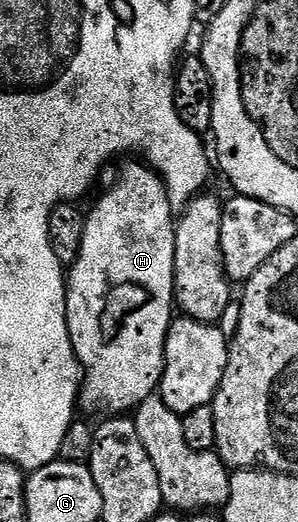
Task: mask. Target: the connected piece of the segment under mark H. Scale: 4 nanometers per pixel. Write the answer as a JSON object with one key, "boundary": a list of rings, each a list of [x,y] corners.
{"boundary":[[[147,162],[128,163],[120,171],[120,176],[112,183],[112,188],[87,212],[82,233],[82,249],[75,263],[71,264],[66,275],[68,296],[66,297],[66,313],[68,314],[68,332],[74,345],[76,360],[80,363],[82,386],[78,396],[81,408],[93,411],[99,417],[120,417],[125,413],[135,412],[146,397],[157,394],[160,379],[164,376],[164,350],[166,337],[174,318],[174,237],[176,236],[176,219],[174,208],[163,179],[157,171],[152,170]]]}

